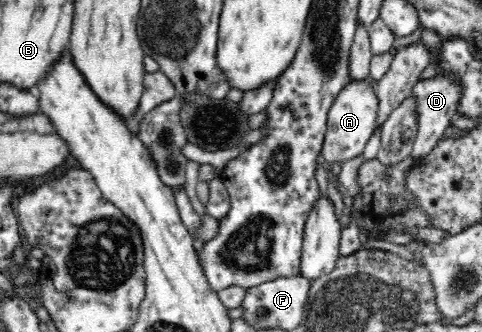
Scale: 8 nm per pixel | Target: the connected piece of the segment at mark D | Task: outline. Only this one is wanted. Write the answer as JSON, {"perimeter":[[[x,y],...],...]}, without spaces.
{"perimeter":[[[436,74],[431,79],[421,79],[412,89],[416,101],[417,137],[413,142],[411,157],[418,159],[426,155],[440,140],[444,130],[450,125],[450,118],[457,112],[457,106],[461,97],[461,84],[451,74]]]}

